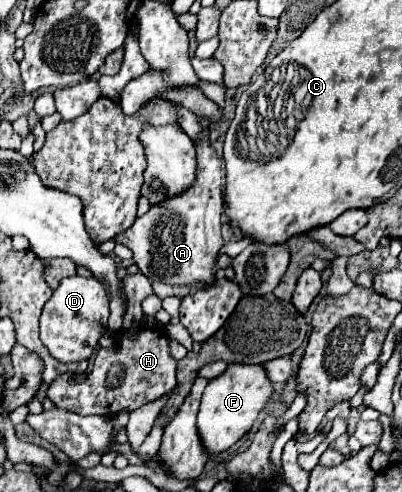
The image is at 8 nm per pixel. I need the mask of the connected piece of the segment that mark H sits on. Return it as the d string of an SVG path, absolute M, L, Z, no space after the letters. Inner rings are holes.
M140 328L140 334L134 340L128 340L126 336L116 336L116 350L100 348L94 358L94 370L90 372L88 380L82 384L70 382L72 374L58 376L48 386L48 398L64 410L76 412L76 414L102 414L102 416L114 416L116 412L128 408L136 410L142 404L148 404L156 398L160 398L166 392L172 392L176 386L176 364L178 360L170 356L170 340L160 334L160 330ZM118 362L124 370L118 386L106 386L106 374L110 366Z

